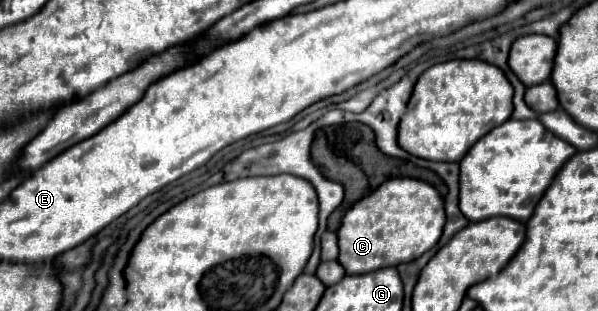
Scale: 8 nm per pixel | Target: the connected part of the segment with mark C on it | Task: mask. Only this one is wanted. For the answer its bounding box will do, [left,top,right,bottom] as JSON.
[337,178,443,274]

